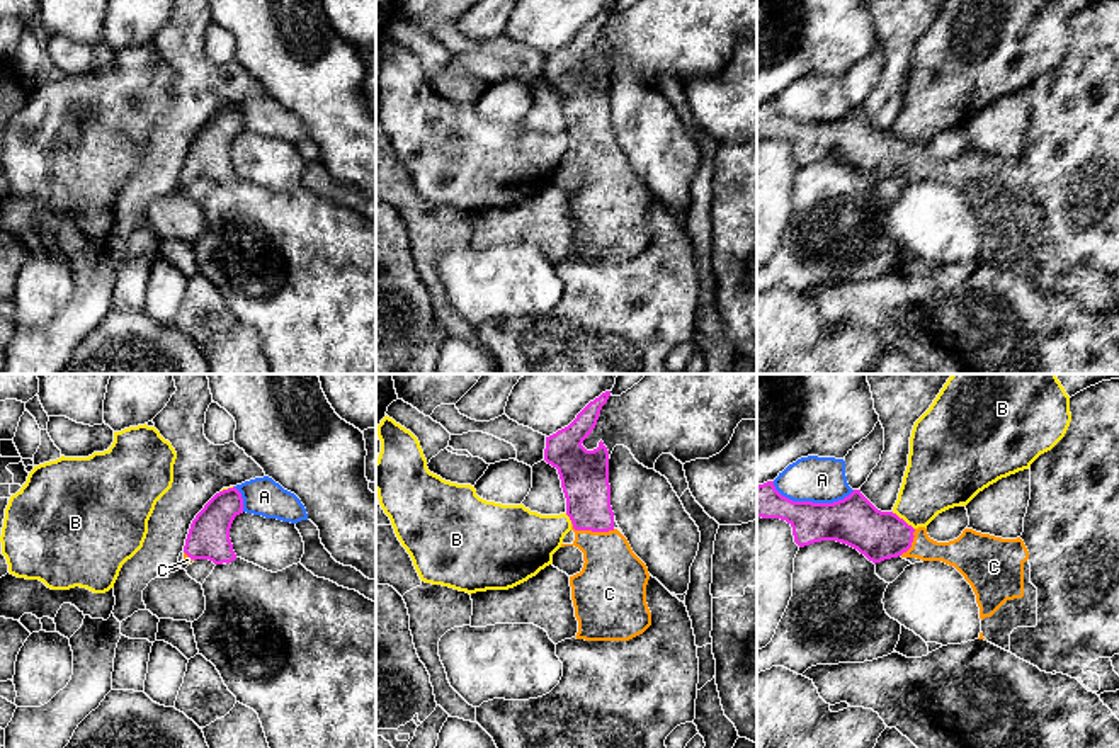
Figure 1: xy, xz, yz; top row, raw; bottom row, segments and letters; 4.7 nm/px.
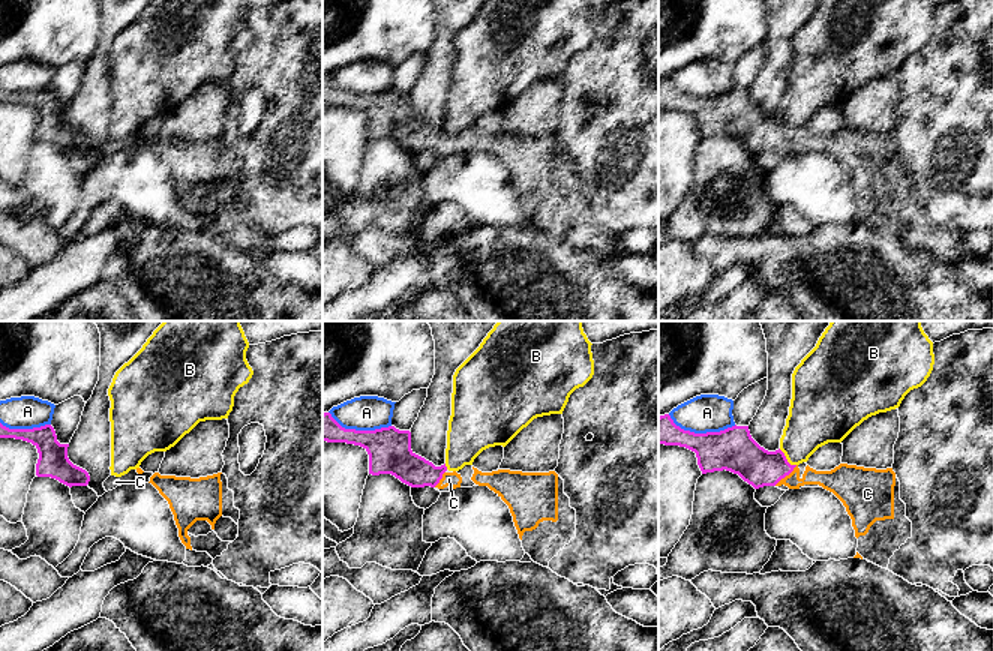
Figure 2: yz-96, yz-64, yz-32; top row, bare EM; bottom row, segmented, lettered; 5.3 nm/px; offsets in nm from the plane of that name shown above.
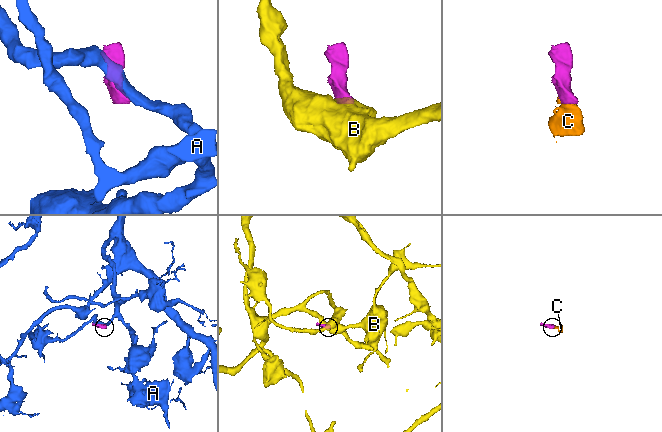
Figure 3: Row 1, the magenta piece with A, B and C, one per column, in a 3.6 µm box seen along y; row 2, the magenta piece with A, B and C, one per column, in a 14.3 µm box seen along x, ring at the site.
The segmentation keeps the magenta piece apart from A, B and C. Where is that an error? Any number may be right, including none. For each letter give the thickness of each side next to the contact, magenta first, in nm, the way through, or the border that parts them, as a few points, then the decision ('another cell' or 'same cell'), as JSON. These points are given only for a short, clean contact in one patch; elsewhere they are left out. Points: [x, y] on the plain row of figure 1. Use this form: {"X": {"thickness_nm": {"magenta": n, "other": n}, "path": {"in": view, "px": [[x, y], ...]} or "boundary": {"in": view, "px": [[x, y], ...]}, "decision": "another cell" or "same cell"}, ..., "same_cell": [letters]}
{"A": {"thickness_nm": {"magenta": 240, "other": 220}, "decision": "another cell"}, "B": {"thickness_nm": {"magenta": 240, "other": 300}, "boundary": {"in": "yz", "px": [[891, 131], [914, 148]]}, "decision": "another cell"}, "C": {"thickness_nm": {"magenta": 220, "other": 300}, "path": {"in": "xz", "px": [[585, 99], [592, 150], [606, 169], [613, 198]]}, "decision": "same cell"}, "same_cell": ["C"]}

